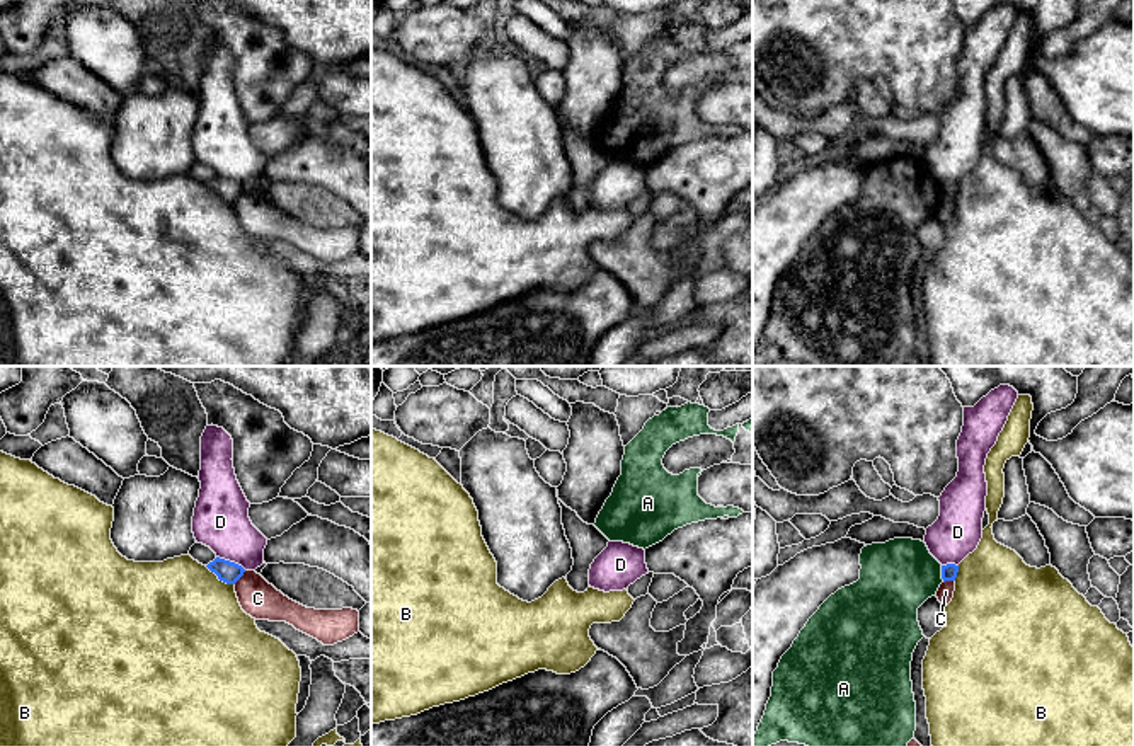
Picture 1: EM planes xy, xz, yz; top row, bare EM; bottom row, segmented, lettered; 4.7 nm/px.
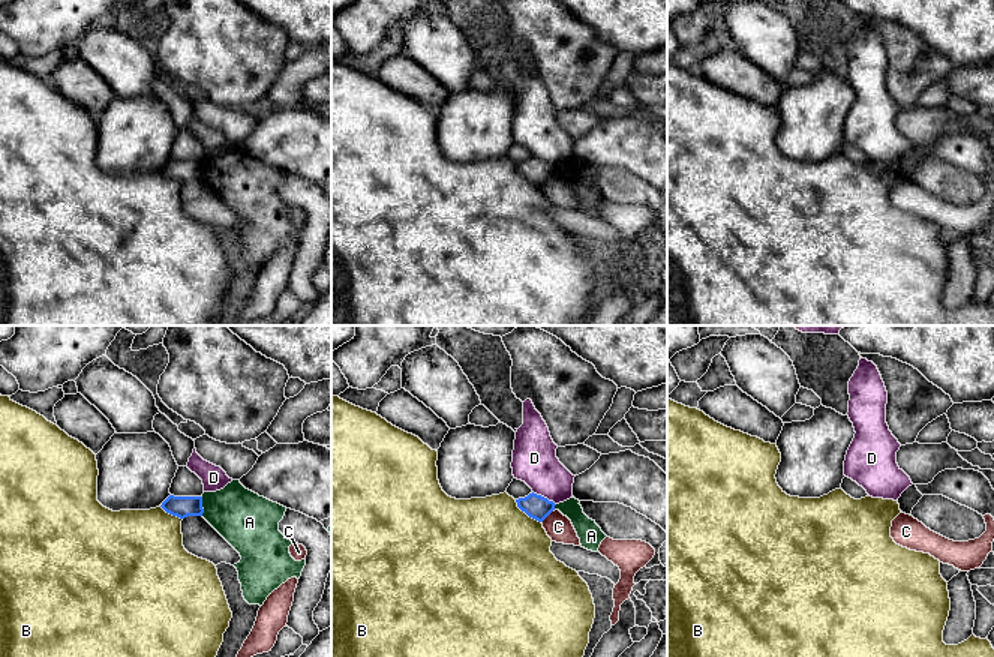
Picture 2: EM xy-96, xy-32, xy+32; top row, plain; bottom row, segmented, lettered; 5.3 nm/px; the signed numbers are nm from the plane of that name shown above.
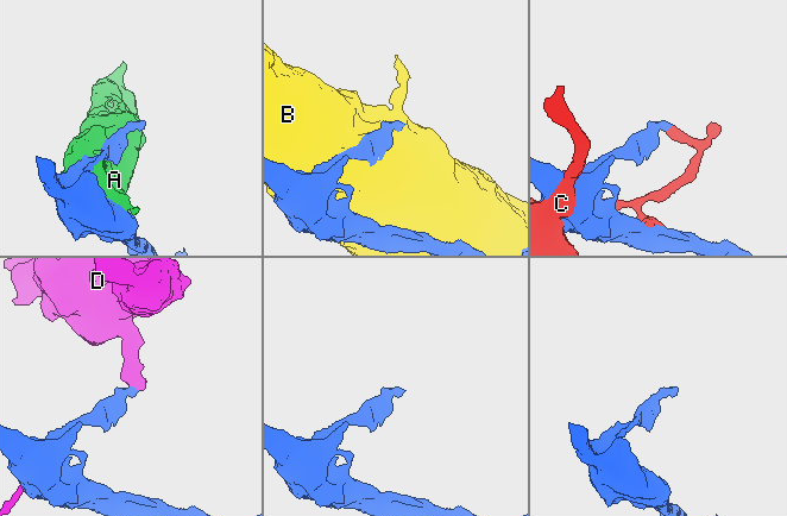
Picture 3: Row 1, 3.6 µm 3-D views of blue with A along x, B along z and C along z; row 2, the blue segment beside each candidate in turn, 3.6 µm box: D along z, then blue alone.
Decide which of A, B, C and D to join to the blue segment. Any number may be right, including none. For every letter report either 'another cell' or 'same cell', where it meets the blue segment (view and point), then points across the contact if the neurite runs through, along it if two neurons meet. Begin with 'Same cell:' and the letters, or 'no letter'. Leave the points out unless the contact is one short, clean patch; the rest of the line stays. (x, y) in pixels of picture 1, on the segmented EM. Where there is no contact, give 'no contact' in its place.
Same cell: no letter
A: another cell | yz (942, 574)
B: another cell | xy (220, 579)
C: another cell | xy (239, 578)
D: another cell | xy (232, 562) | along xy (217, 556), (234, 561), (246, 569)

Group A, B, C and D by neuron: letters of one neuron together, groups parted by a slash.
A / B / C / D

